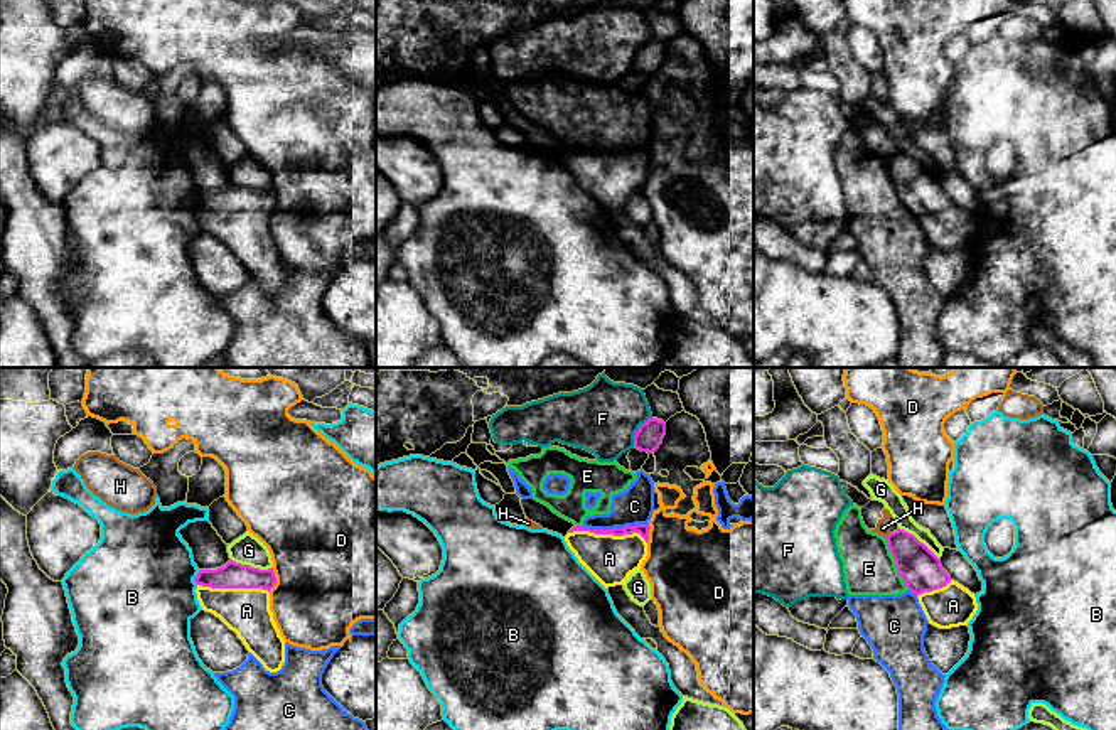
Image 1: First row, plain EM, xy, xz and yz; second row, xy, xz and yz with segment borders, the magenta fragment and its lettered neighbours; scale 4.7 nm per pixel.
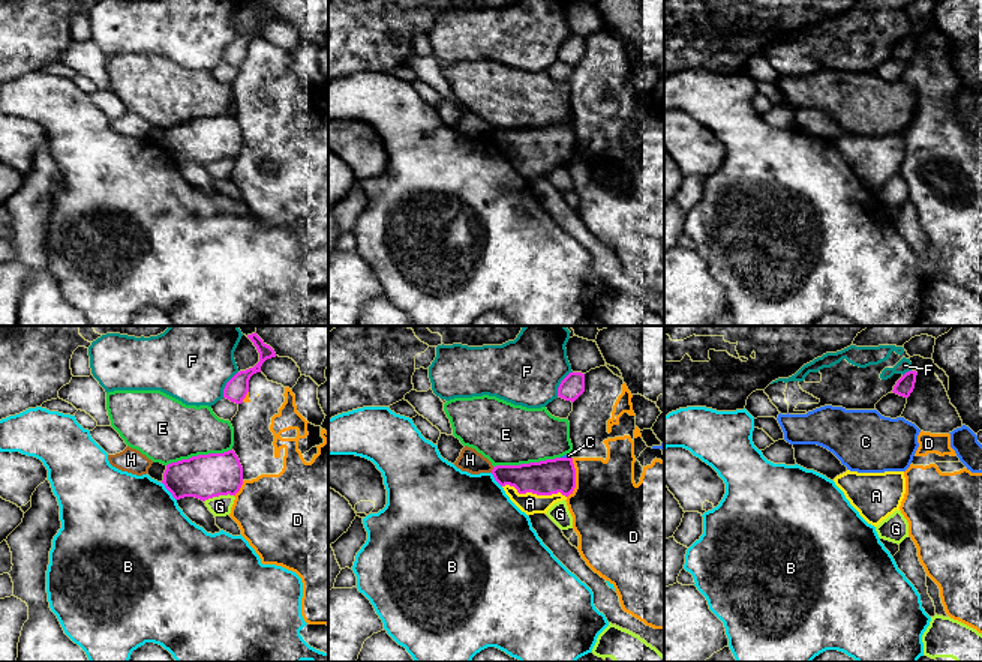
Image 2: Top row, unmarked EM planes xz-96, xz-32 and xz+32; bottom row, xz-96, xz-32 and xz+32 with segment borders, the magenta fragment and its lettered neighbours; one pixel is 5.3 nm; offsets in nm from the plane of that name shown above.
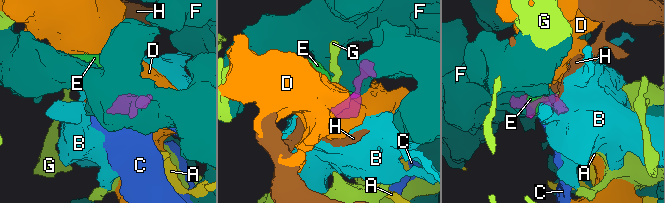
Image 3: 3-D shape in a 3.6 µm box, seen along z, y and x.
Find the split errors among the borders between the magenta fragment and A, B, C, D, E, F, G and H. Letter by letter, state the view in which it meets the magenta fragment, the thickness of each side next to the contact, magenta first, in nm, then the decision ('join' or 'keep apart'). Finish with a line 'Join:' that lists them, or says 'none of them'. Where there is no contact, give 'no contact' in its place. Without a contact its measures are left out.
A: xz | 60/220 nm | join
B: xy | 130/480 nm | keep apart
C: xz | 60/180 nm | keep apart
D: xy | 130/500 nm | keep apart
E: yz | 200/240 nm | keep apart
F: xz | 130/340 nm | keep apart
G: xy | 130/140 nm | keep apart
H: yz | 200/70 nm | keep apart
Join: A

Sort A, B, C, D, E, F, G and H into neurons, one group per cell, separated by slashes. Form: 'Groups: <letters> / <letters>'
Groups: A / B / C E / D / F / G / H

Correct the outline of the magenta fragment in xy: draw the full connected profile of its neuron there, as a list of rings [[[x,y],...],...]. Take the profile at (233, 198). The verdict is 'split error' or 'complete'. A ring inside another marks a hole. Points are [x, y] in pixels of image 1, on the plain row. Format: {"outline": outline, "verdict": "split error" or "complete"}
{"outline": [[[229,182],[216,192],[199,192],[194,201],[202,233],[219,239],[270,295],[285,285],[285,263],[270,233],[273,191],[260,192]]], "verdict": "split error"}

